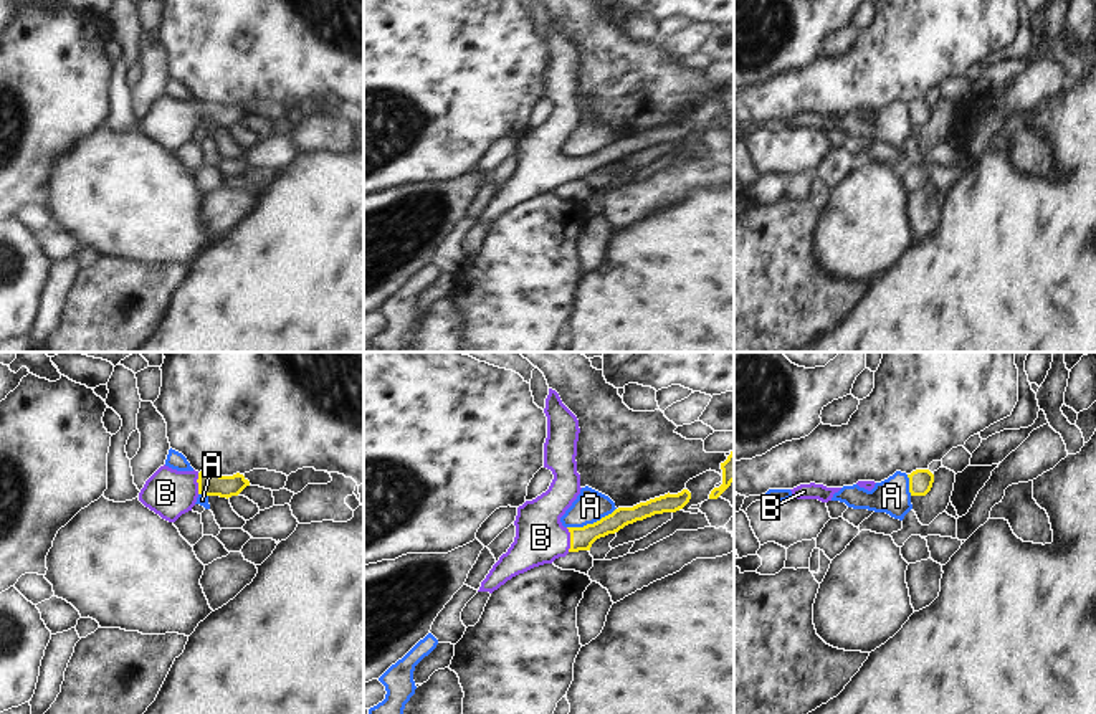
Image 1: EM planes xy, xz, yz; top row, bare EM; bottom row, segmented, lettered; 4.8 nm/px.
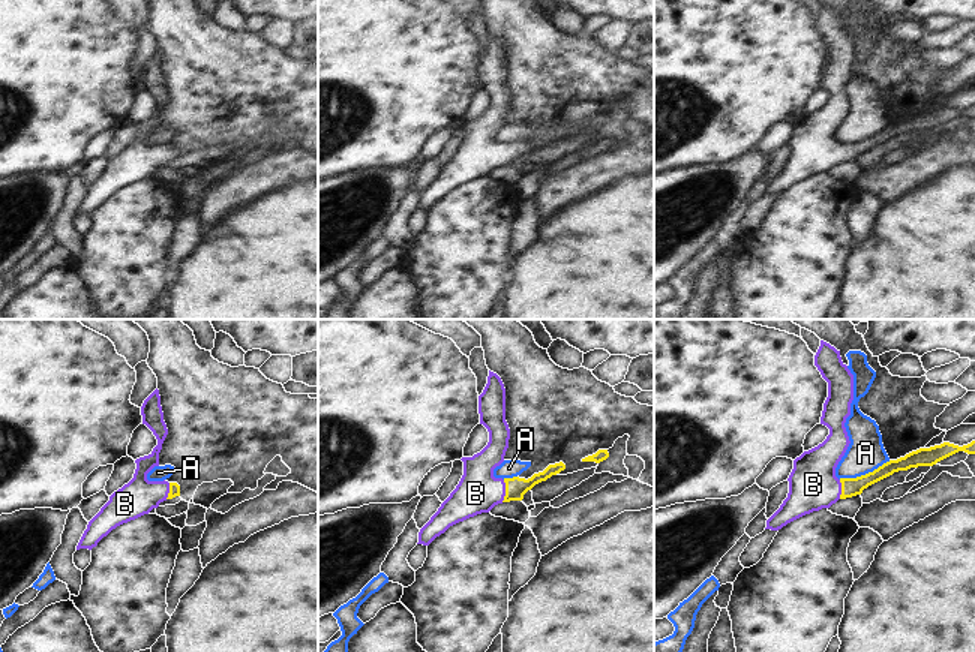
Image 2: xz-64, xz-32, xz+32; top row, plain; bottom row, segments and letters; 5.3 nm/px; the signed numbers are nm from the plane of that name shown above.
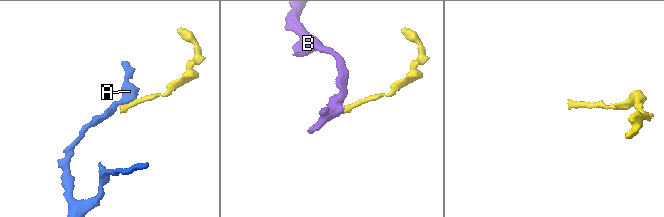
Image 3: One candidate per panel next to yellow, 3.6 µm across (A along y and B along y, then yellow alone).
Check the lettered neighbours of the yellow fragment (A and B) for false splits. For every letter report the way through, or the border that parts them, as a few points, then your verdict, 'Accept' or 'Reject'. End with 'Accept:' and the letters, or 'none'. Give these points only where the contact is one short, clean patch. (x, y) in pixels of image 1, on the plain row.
A: Boundary: xz (615, 138), (592, 152), (567, 157). Reject
B: Path across: xz (581, 167), (571, 169), (541, 167). Accept
Accept: B

